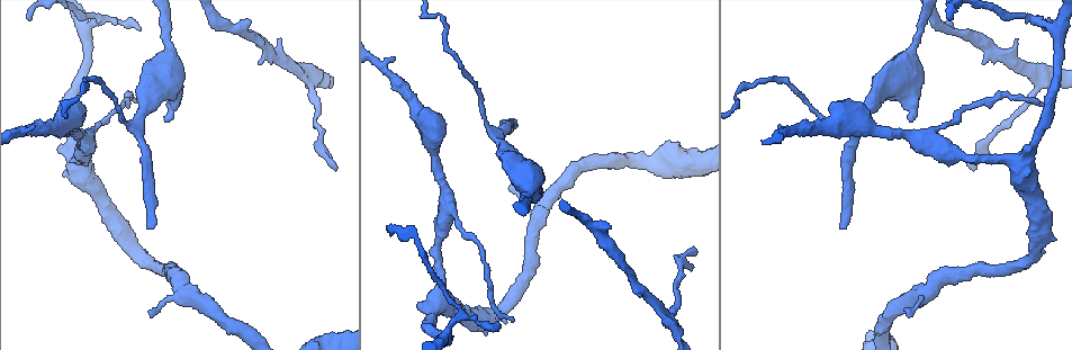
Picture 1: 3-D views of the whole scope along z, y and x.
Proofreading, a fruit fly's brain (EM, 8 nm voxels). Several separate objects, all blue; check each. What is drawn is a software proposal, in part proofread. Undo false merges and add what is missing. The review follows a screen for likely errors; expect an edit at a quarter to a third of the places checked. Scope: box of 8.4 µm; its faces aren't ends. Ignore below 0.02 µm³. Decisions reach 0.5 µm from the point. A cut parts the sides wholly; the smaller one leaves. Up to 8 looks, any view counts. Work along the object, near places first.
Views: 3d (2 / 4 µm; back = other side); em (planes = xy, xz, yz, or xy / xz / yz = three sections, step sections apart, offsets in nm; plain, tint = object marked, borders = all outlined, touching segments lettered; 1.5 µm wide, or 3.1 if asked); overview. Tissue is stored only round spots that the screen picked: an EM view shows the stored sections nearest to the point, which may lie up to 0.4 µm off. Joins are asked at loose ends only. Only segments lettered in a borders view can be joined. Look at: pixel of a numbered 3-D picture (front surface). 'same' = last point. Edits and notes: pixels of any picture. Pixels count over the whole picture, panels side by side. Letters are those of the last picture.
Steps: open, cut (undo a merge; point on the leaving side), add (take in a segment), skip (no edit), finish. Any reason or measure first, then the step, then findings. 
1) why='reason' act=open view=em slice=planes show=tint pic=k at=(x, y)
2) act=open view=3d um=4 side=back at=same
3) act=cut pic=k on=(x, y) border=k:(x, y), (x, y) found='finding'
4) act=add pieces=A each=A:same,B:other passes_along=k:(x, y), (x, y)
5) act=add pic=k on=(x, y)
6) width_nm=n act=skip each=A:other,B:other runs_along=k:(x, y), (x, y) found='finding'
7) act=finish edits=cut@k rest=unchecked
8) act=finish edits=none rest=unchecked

why='an open end' act=open view=3d um=2 pic=1 at=(840, 224)

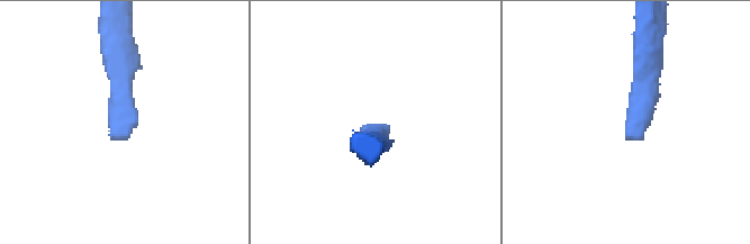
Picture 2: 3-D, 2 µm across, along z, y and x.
act=open view=em slice=planes show=borders pic=2 at=(361, 128)

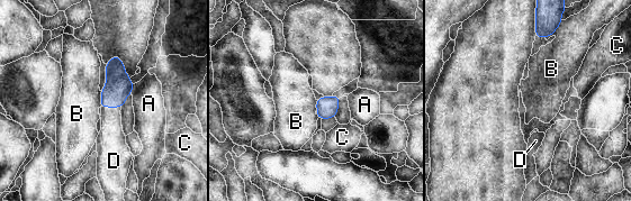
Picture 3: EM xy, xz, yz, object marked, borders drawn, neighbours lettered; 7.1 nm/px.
width_nm=140 act=add pieces=D each=A:other,B:other,C:other,D:same passes_along=3:(118, 85), (111, 107), (111, 140) found='it goes on there'

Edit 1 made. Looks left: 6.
why='redraw' act=open view=overview

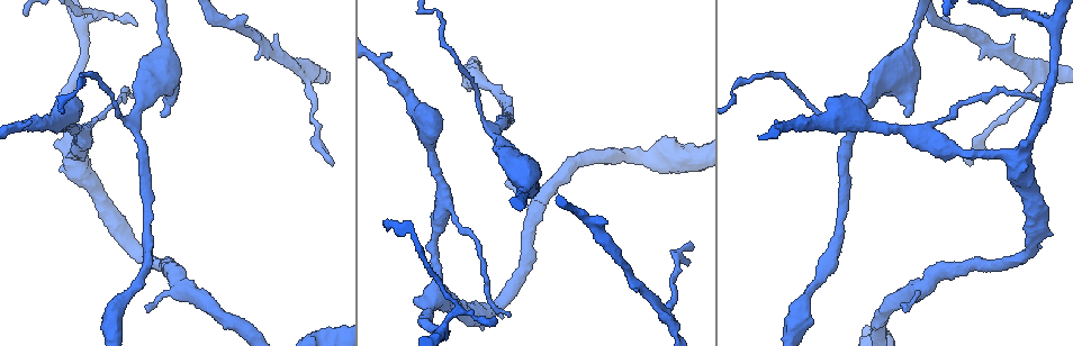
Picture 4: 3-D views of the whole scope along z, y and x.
why='free end' act=open view=3d um=2 pic=4 at=(164, 117)

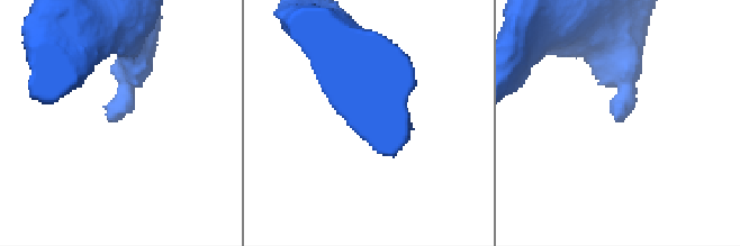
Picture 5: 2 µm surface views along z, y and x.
act=open view=em slice=planes show=borders pic=5 at=(107, 117)

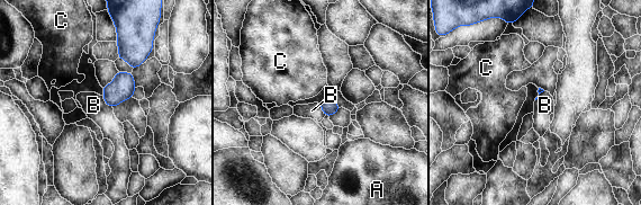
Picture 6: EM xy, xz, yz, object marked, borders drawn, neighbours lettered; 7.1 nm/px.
act=skip each=A:other,B:other,C:other found='no lettered segment goes on from it'

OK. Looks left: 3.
act=open view=3d um=2 side=back pic=4 at=(311, 70)

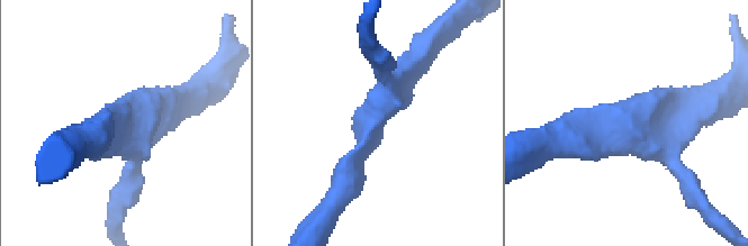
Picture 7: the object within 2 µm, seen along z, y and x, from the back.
arms=3 arm_widths_nm=170,220,240 why='need the tissue' act=open view=em slice=planes show=borders pic=7 at=(641, 125)

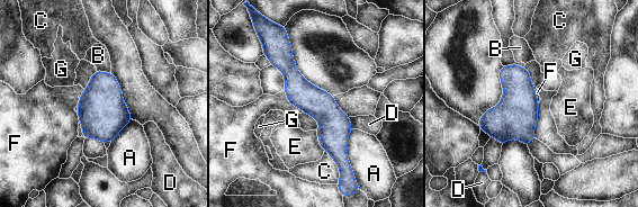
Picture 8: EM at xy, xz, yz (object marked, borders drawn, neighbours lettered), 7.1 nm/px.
width_nm=200 act=skip each=A:other,B:other,C:other,D:other,E:other,F:other,G:other border=8:(284, 91), (287, 99), (304, 111) found='all the same neuron'

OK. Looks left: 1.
act=finish edits=add@3 rest=unchecked

